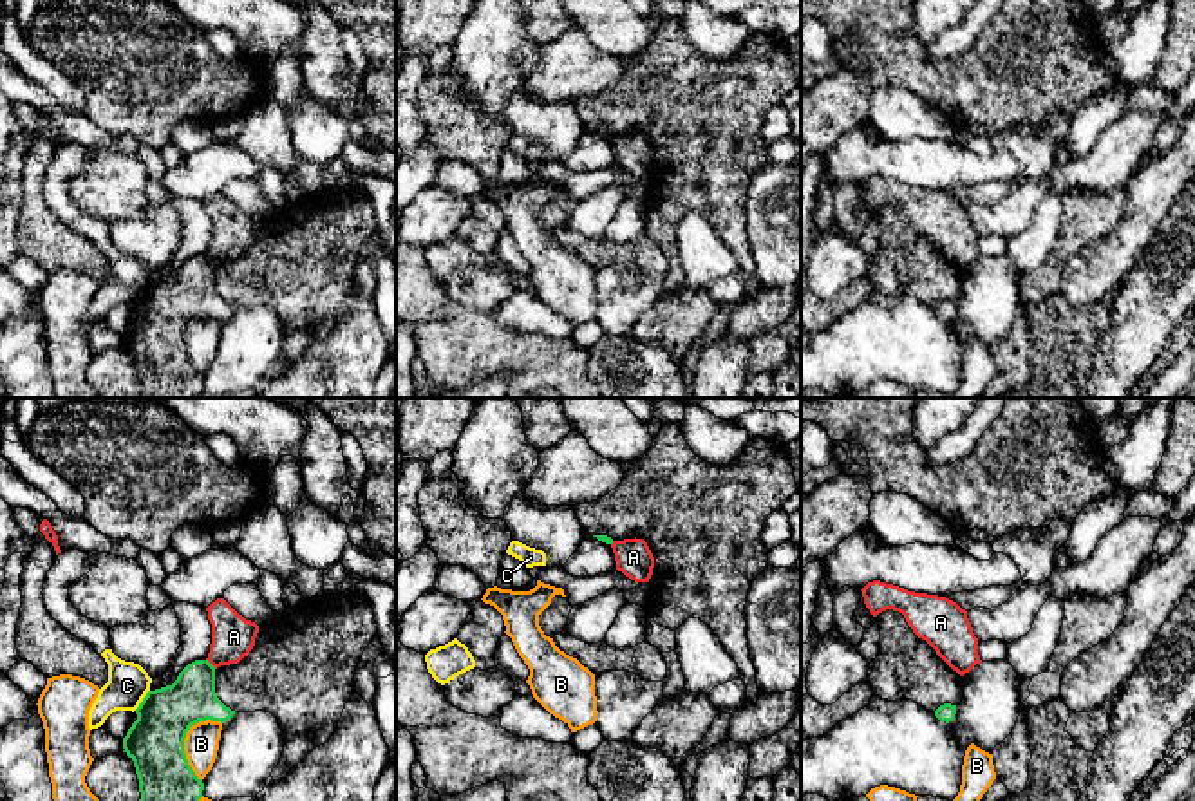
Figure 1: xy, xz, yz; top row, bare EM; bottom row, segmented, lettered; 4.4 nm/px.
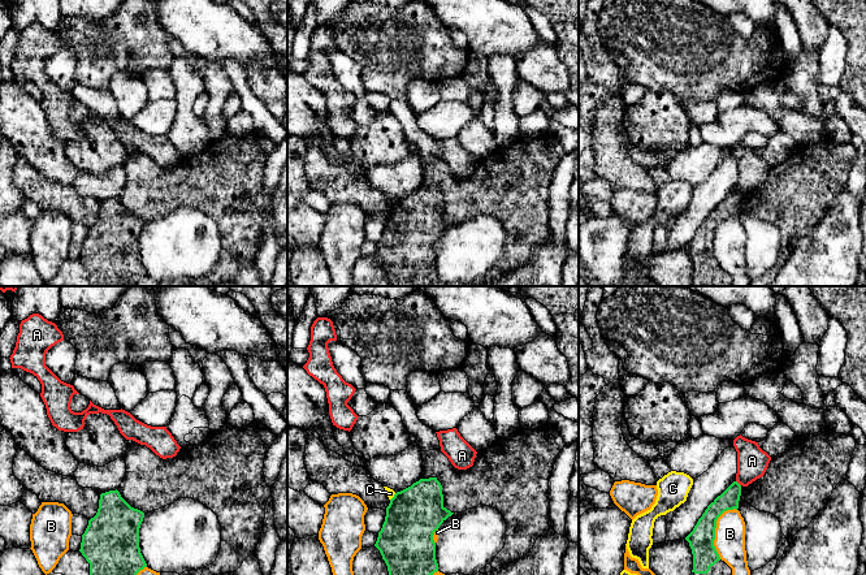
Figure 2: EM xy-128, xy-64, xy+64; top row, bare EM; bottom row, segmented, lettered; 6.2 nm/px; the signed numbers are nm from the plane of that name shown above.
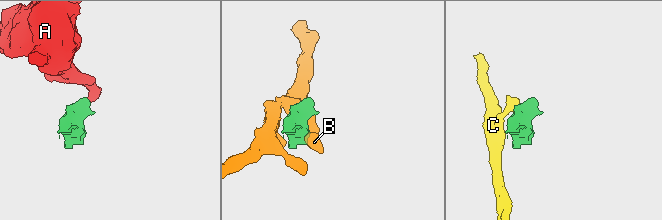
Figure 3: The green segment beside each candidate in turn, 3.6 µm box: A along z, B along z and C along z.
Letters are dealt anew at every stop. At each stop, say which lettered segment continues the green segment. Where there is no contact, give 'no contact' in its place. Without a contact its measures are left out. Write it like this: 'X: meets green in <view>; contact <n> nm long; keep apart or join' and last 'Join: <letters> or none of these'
A: meets green in xy; contact 60 nm long; keep apart
B: meets green in xy; contact 280 nm long; keep apart
C: meets green in xy; contact 120 nm long; keep apart
Join: none of these

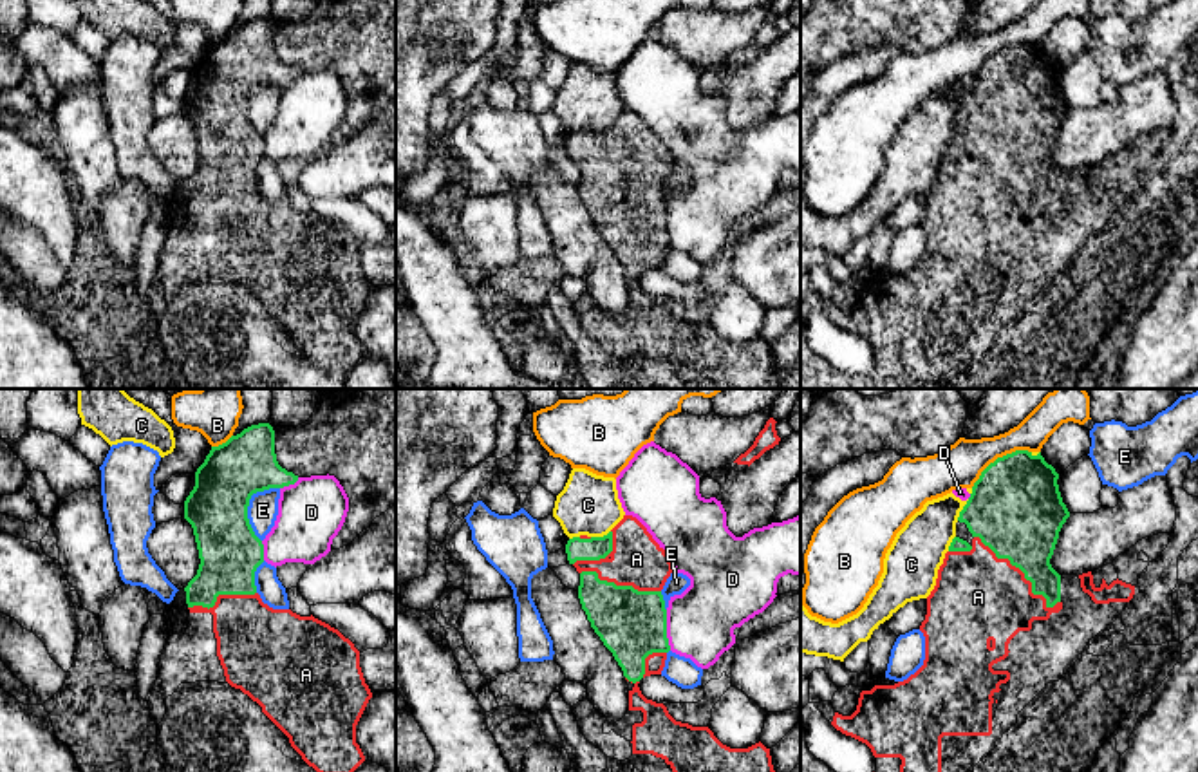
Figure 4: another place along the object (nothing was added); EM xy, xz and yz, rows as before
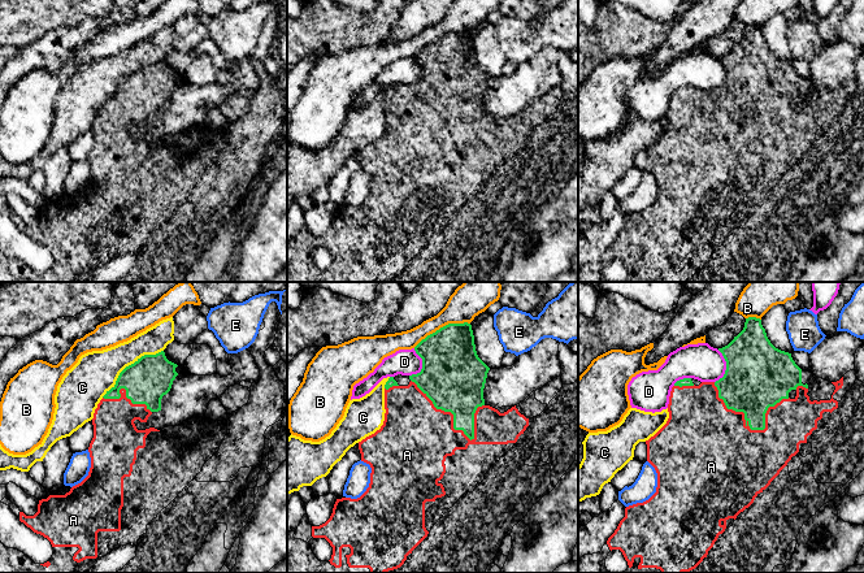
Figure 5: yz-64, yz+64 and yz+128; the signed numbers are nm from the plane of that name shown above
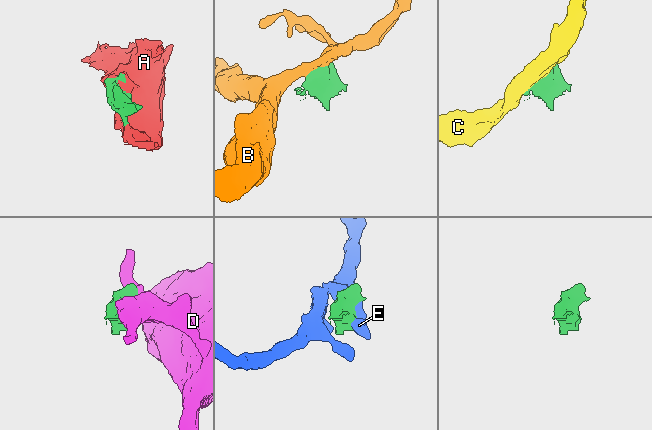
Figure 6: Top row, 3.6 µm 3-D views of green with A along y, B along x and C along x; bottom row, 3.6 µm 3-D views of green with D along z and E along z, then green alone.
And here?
A: meets green in yz; contact 480 nm long; join
B: meets green in yz; contact 320 nm long; keep apart
C: meets green in yz; contact 110 nm long; keep apart
D: meets green in xz; contact 190 nm long; keep apart
E: meets green in xy; contact 260 nm long; keep apart
Join: A

